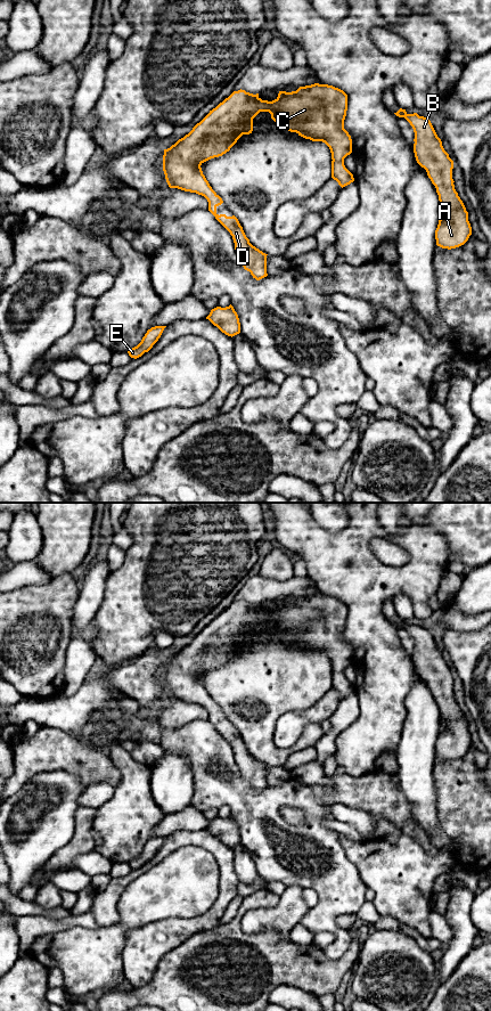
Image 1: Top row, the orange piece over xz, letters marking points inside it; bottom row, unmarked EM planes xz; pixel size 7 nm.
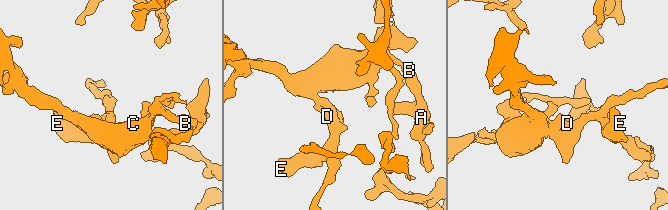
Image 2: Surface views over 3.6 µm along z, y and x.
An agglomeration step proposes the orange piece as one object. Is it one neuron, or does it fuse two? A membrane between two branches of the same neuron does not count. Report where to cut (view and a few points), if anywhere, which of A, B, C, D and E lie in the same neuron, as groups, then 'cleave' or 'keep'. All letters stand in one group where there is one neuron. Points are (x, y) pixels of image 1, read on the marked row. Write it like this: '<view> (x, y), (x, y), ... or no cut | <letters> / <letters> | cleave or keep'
no cut | A B C D E | keep

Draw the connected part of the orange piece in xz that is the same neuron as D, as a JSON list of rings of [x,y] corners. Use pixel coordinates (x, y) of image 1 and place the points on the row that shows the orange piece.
[[[314,83],[300,87],[296,91],[279,91],[272,100],[262,100],[259,93],[253,95],[245,90],[234,91],[228,98],[197,123],[183,138],[179,139],[170,148],[164,149],[163,171],[170,188],[196,193],[208,202],[208,211],[230,233],[235,243],[235,250],[239,255],[243,267],[249,271],[253,278],[260,280],[268,276],[267,255],[249,243],[238,219],[218,214],[216,207],[223,203],[222,198],[212,189],[201,165],[214,157],[222,156],[237,142],[243,134],[253,131],[253,119],[260,112],[269,112],[276,127],[281,130],[296,132],[298,136],[312,141],[325,142],[332,153],[332,178],[343,188],[354,181],[353,174],[345,168],[344,158],[352,153],[352,139],[344,129],[344,120],[347,111],[347,95],[333,85]]]

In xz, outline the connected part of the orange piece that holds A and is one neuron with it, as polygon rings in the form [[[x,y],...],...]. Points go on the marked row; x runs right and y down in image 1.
[[[400,108],[394,113],[404,117],[414,129],[414,153],[417,163],[424,168],[436,188],[441,204],[440,220],[435,230],[436,245],[456,248],[464,245],[472,235],[468,212],[455,189],[452,179],[453,161],[444,150],[431,121],[417,113],[408,114]]]

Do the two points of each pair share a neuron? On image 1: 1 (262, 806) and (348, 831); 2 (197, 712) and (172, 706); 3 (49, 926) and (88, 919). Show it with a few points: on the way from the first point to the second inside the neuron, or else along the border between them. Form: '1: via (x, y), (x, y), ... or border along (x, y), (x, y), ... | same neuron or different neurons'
1: border along (320, 820), (324, 825), (330, 828), (336, 833) | different neurons
2: via (191, 712), (178, 711) | same neuron
3: via (58, 924), (79, 920) | same neuron

